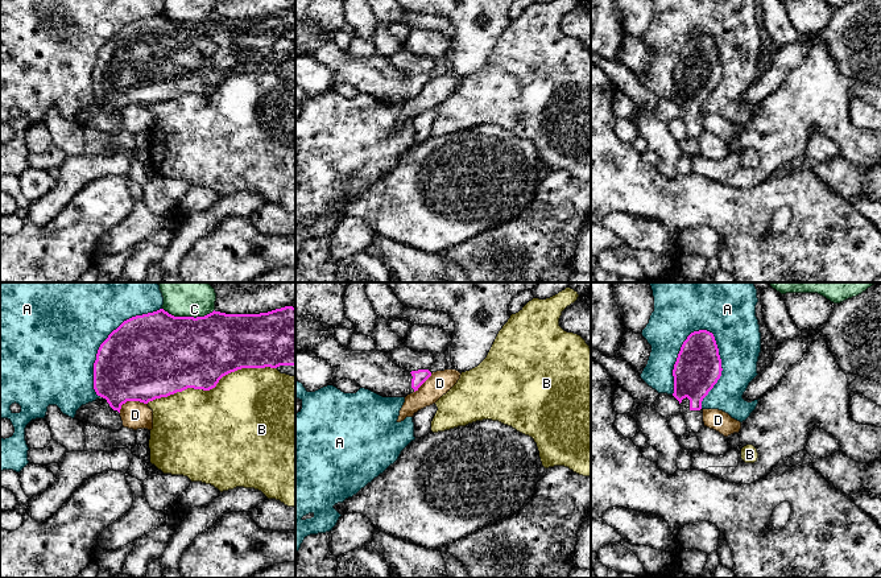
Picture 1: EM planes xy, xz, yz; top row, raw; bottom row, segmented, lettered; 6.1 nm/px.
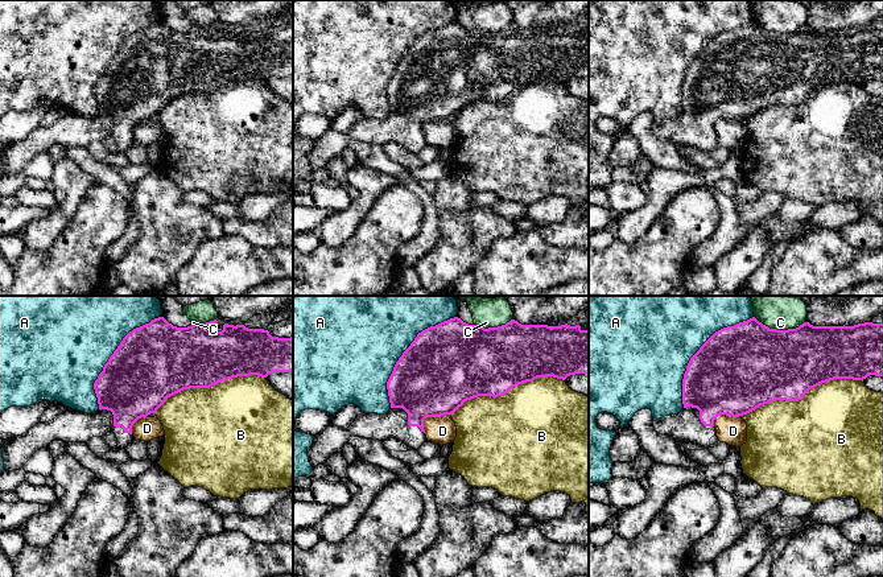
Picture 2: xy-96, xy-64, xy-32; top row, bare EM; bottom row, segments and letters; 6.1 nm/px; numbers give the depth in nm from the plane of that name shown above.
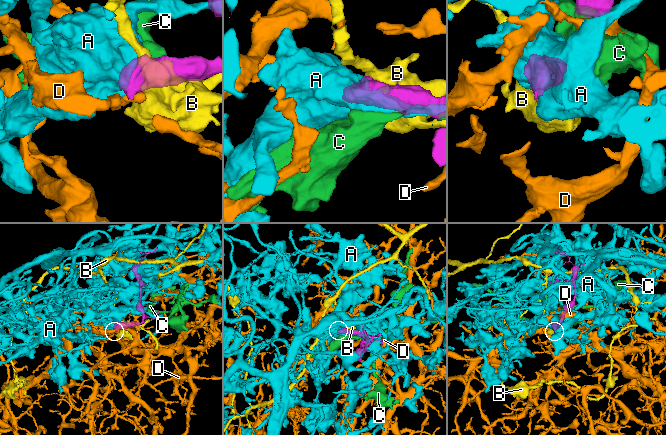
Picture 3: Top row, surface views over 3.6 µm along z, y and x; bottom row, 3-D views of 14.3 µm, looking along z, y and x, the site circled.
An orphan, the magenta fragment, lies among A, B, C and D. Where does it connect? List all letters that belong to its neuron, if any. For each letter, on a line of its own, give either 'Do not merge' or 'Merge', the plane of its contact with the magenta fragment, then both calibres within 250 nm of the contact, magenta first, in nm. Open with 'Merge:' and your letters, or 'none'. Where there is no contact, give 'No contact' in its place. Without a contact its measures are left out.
Merge: none
A: Do not merge. Touches magenta in yz. Thickness 280 nm (magenta) against 280 nm
B: Do not merge. Touches magenta in xy. Thickness 440 nm (magenta) against 500 nm
C: Do not merge. Touches magenta in xy. Thickness 460 nm (magenta) against 130 nm
D: Do not merge. Touches magenta in xy. Thickness 500 nm (magenta) against 170 nm

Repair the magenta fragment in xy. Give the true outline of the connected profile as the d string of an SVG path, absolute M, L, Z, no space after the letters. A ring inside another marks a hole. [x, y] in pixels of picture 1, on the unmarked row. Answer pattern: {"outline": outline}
{"outline": "M293 11L260 18L226 18L214 15L204 21L197 22L174 21L160 13L124 25L100 49L94 67L94 94L99 102L82 110L76 115L74 124L109 135L119 135L123 132L119 117L121 110L127 106L148 108L187 92L210 95L216 91L223 80L237 74L277 73L280 70L295 70L295 12Z"}

